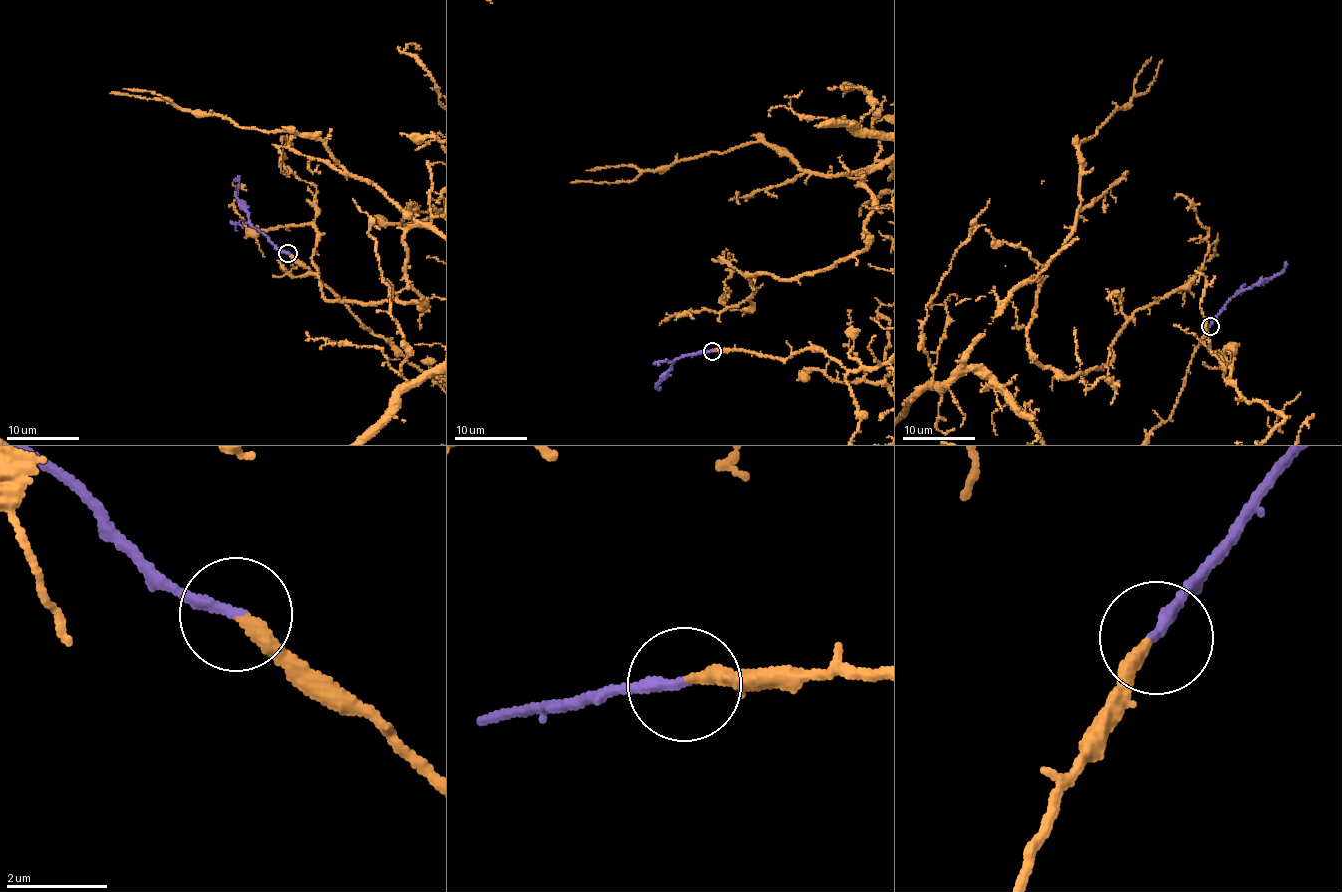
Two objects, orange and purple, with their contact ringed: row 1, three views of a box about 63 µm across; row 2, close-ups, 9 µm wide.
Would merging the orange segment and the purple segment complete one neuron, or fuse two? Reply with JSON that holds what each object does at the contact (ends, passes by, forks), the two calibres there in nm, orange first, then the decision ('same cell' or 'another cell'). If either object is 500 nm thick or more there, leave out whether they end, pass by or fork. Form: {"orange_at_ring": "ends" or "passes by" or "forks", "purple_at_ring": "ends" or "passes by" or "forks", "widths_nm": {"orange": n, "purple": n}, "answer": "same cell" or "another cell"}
{"orange_at_ring": "ends", "purple_at_ring": "ends", "widths_nm": {"orange": 280, "purple": 220}, "answer": "same cell"}

